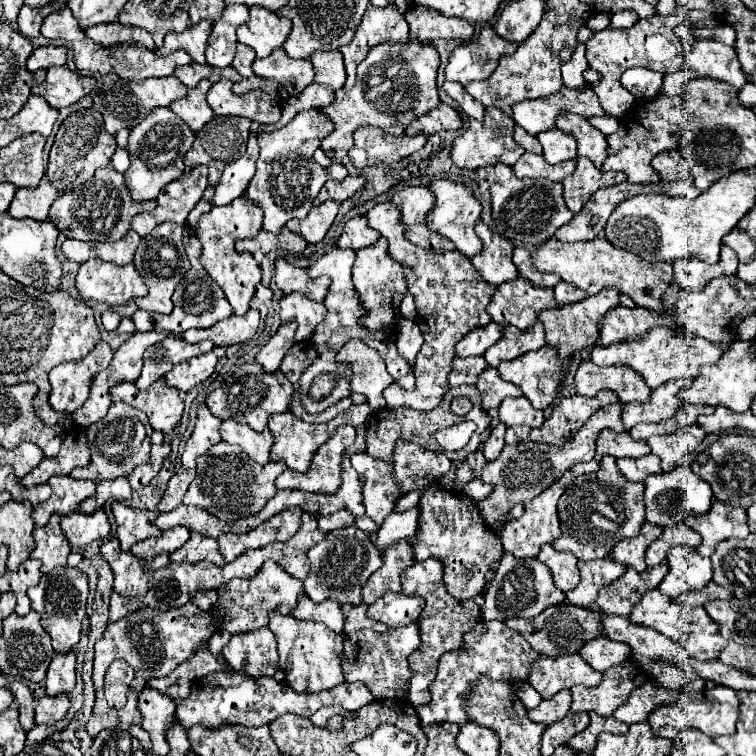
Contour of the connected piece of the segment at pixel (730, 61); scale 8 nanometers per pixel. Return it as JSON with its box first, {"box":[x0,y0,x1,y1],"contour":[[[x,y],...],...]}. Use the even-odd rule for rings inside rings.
{"box":[661,38,747,96],"contour":[[[699,38],[693,44],[693,48],[689,50],[683,68],[673,72],[673,74],[667,74],[663,78],[661,94],[681,96],[683,86],[689,80],[703,78],[703,76],[729,82],[729,84],[733,84],[737,88],[741,88],[747,82],[733,46],[727,46],[727,44],[719,42],[719,40],[703,40],[703,38]]]}

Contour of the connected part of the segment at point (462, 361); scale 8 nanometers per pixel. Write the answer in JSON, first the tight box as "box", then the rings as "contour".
{"box":[449,356,487,386],"contour":[[[471,356],[471,358],[459,358],[453,360],[453,372],[449,374],[451,386],[461,384],[475,384],[477,376],[487,368],[487,362],[483,356]]]}

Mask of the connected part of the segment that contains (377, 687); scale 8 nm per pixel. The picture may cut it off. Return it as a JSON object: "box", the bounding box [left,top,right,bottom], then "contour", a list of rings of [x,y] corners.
{"box":[341,622,419,700],"contour":[[[413,622],[403,628],[375,632],[375,630],[355,630],[343,634],[343,660],[341,670],[345,682],[363,682],[375,700],[385,698],[407,698],[411,668],[407,664],[409,654],[419,646],[419,626]]]}

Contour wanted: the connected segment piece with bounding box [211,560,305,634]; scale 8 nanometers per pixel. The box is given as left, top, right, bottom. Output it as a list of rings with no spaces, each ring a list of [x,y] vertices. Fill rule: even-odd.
[[[267,560],[263,568],[253,578],[231,578],[227,584],[217,588],[217,602],[213,604],[211,614],[215,616],[215,626],[219,630],[227,630],[229,634],[251,632],[255,628],[263,628],[269,624],[269,610],[277,610],[281,614],[291,614],[299,596],[303,596],[303,582],[283,572],[279,564]]]

